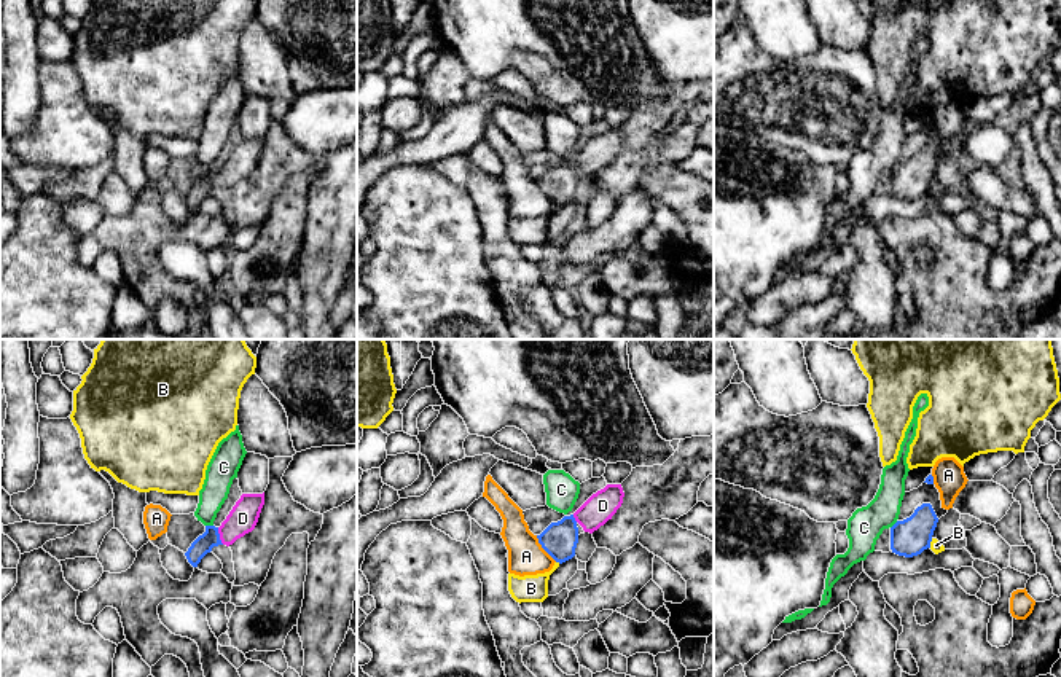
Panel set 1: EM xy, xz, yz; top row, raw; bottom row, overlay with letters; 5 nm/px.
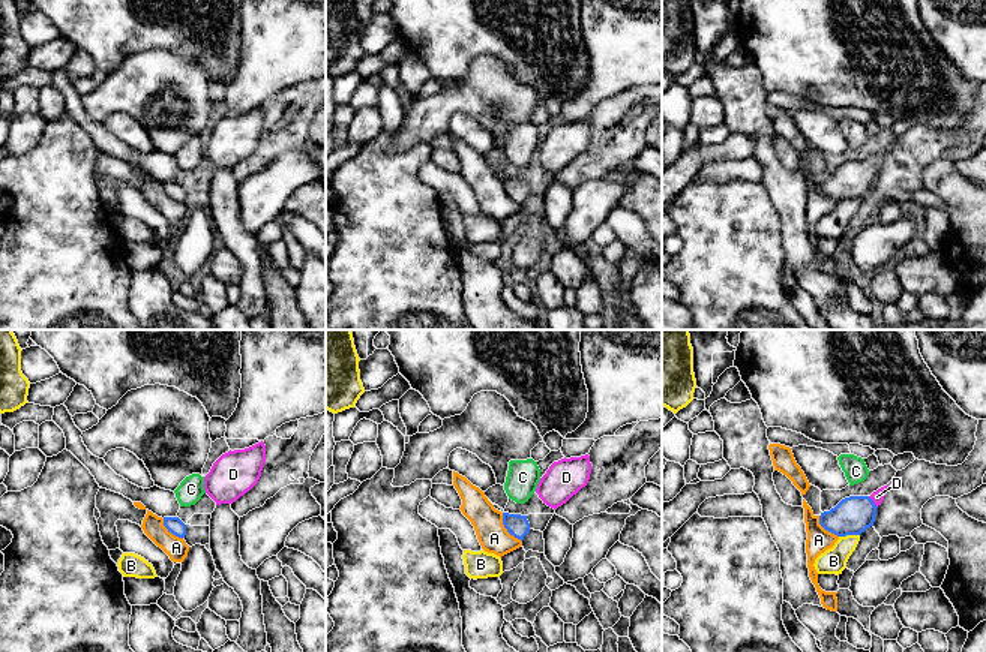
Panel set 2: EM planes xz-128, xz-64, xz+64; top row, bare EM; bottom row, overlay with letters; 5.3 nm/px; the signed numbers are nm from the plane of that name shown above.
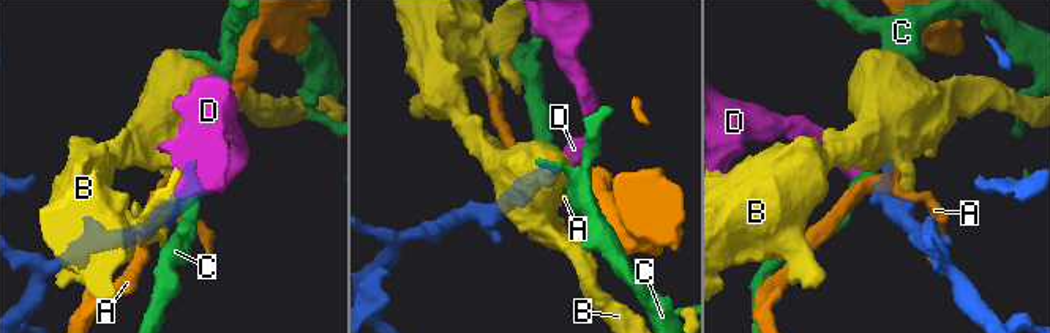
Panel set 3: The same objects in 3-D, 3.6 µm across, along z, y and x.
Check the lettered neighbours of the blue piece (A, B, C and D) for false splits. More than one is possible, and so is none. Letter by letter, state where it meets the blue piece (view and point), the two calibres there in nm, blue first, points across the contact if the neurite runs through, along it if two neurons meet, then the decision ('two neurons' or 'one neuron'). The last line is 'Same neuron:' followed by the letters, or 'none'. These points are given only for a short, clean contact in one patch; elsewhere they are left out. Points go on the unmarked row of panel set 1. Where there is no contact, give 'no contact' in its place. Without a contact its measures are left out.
A: meets blue in xz at (544, 191); 180 nm thick on the blue side, 190 nm on the other; two neurons
B: meets blue in yz at (929, 187); 190 nm thick on the blue side, 60 nm on the other; two neurons
C: meets blue in xy at (209, 169); 90 nm thick on the blue side, 140 nm on the other; border along xy (206, 168), (212, 169); two neurons
D: meets blue in xy at (219, 179); 90 nm thick on the blue side, 150 nm on the other; runs through xy (204, 187), (211, 180), (219, 179), (227, 177), (242, 161); one neuron
Same neuron: D

